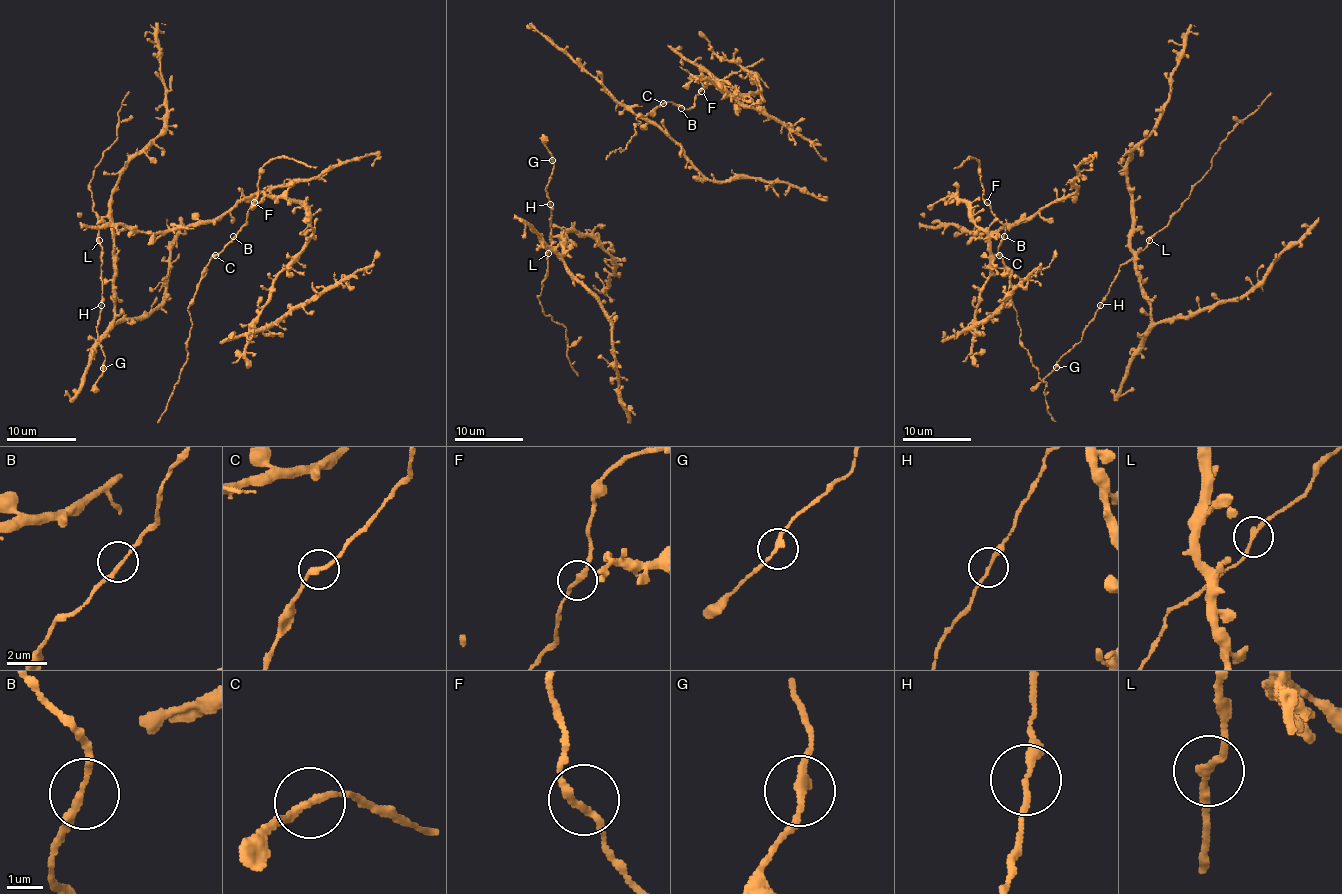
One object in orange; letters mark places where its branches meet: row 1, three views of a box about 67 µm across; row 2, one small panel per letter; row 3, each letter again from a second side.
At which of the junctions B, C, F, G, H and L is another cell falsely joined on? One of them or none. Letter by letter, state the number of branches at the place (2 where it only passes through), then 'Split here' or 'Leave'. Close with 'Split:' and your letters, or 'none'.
B: Branches: 2. Leave
C: Branches: 2. Leave
F: Branches: 2. Leave
G: Branches: 2. Leave
H: Branches: 2. Leave
L: Branches: 2. Leave
Split: none

